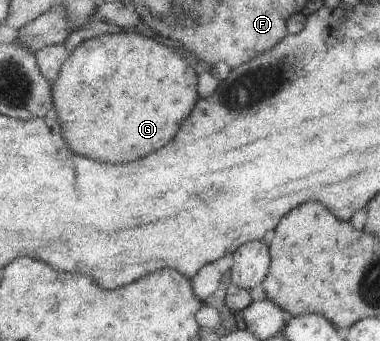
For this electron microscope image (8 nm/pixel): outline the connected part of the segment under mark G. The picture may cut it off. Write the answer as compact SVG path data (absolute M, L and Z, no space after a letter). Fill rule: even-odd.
M124 30L83 41L70 53L59 76L50 83L54 108L63 124L63 138L69 142L71 152L111 164L133 162L167 146L199 100L197 74L175 48Z

